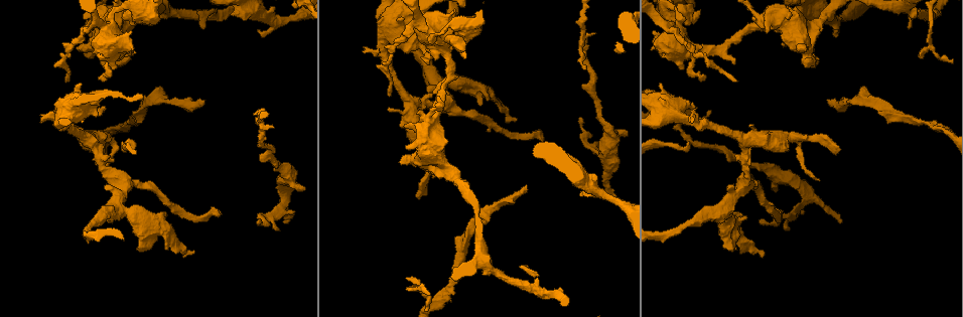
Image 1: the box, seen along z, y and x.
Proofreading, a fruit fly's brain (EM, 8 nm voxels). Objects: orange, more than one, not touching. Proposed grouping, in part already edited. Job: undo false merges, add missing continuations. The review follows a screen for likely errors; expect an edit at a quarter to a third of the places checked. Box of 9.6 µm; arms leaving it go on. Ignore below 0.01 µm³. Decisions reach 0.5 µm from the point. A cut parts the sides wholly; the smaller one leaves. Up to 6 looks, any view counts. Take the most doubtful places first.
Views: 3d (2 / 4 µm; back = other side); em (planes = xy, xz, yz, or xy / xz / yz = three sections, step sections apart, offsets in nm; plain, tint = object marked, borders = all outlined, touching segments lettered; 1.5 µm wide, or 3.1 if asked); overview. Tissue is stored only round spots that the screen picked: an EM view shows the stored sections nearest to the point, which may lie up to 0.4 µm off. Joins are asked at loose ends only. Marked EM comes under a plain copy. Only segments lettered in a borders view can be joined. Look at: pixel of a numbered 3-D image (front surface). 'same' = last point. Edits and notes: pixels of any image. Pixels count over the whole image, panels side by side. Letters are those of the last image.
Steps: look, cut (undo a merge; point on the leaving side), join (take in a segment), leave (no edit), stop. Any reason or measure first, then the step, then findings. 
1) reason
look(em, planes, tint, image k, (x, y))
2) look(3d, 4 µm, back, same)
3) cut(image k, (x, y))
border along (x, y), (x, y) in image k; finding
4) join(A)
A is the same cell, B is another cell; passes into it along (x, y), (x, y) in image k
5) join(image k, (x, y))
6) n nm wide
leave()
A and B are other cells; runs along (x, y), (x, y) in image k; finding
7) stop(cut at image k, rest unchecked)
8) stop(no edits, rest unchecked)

branch stops here
look(em, planes, borders, image 1, (525, 187))

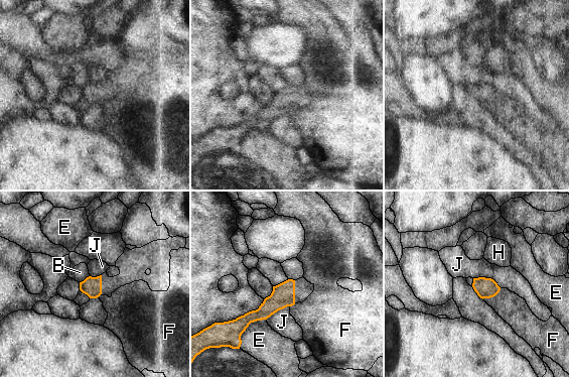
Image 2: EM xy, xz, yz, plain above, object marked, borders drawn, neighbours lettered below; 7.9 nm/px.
160 nm wide; E touches over 280 nm
leave()
B, E, F, H and J are other cells; none of them fits

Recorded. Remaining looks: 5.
free end
look(3d, 4 µm, image 1, (419, 198))

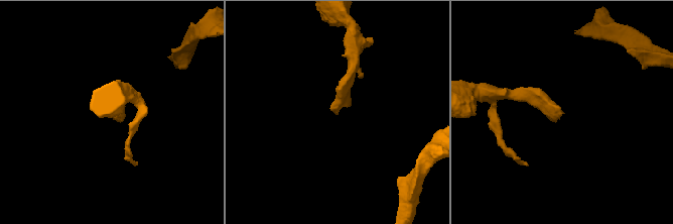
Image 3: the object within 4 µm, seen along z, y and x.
shape alone is not enough
look(em, planes, borders, image 3, (337, 112))

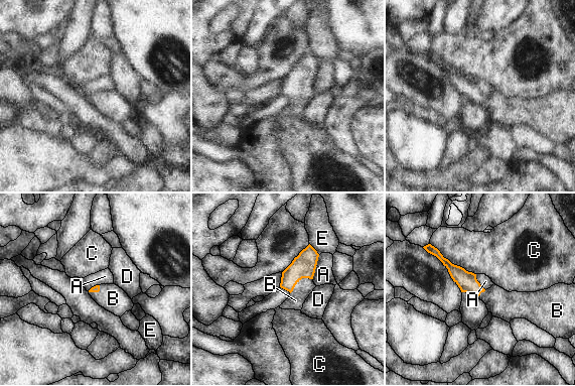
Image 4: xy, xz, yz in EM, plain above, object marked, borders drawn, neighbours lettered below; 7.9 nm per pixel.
join(B)
B is the same cell, A, C, D and E are other cells; it goes on there

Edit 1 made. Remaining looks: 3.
see it whole again
look(overview)

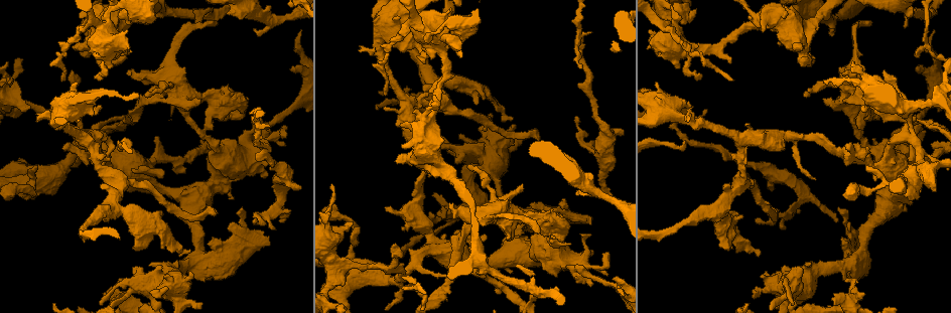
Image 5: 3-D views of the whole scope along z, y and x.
stops while still wide
look(3d, 4 µm, image 5, (778, 42))

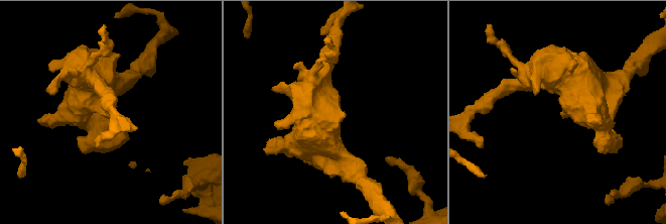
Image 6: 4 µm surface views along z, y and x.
look(em, planes, borders, image 6, (561, 113))

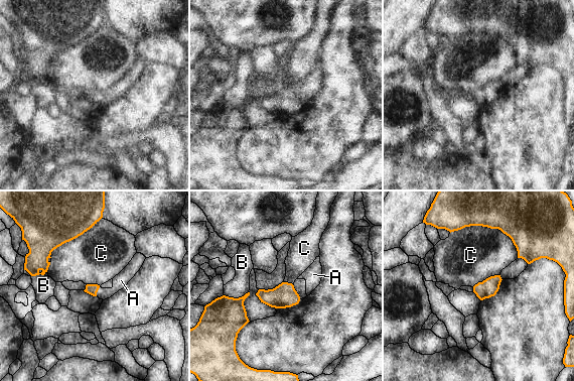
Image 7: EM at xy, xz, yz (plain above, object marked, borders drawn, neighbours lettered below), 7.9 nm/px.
join(A)
A is the same cell, B and C are other cells; the neuron continues

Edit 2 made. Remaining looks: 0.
stop(join at image 4, join at image 7, rest unchecked)

